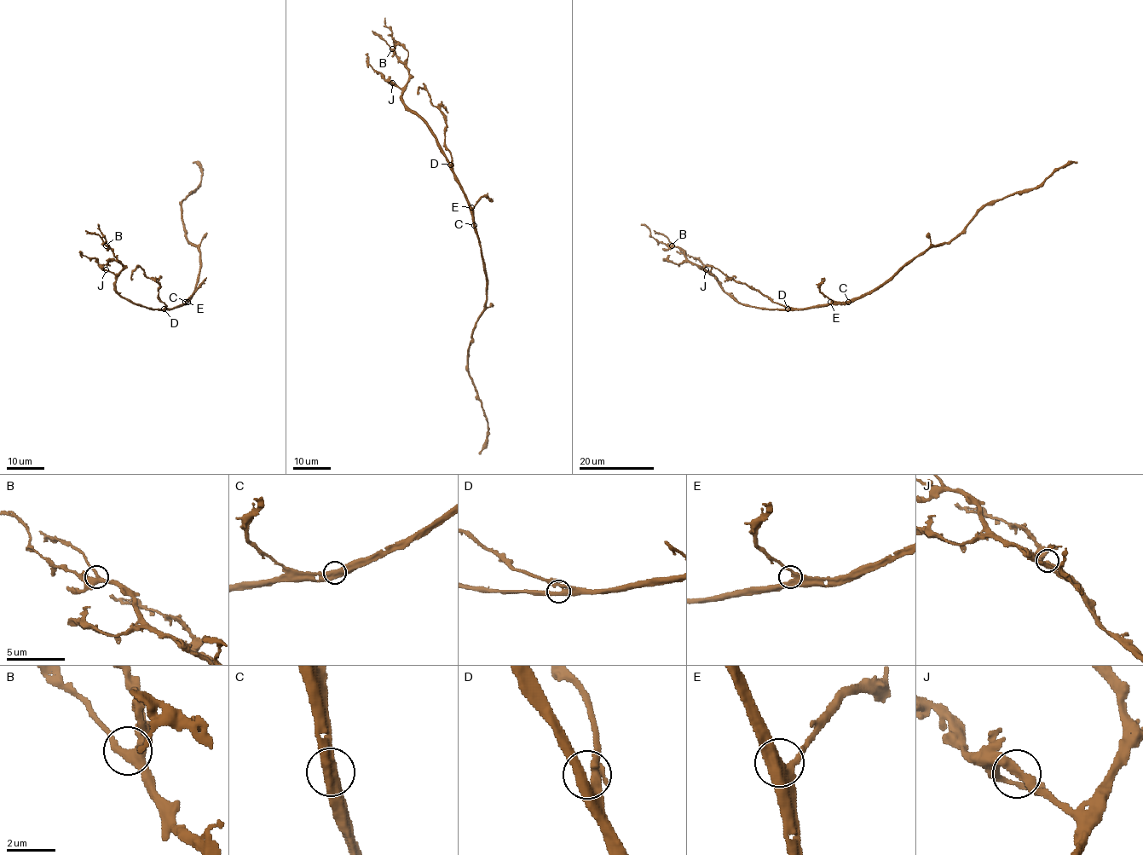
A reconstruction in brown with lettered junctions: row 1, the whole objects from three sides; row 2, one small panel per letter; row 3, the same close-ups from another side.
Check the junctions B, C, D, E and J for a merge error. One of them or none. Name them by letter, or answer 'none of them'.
none of them

